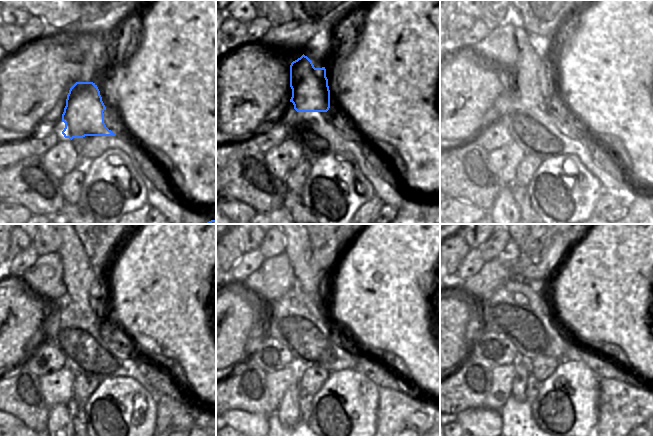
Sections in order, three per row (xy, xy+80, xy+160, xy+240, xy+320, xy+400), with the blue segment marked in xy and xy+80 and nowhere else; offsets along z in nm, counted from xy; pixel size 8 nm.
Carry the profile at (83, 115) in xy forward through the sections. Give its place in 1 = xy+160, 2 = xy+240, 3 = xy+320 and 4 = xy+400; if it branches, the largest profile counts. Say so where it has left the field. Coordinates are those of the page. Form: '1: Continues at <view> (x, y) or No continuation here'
1: Continues at xy+160 (535, 78)
2: Continues at xy+240 (81, 280)
3: Continues at xy+320 (298, 250)
4: Continues at xy+400 (516, 244)

